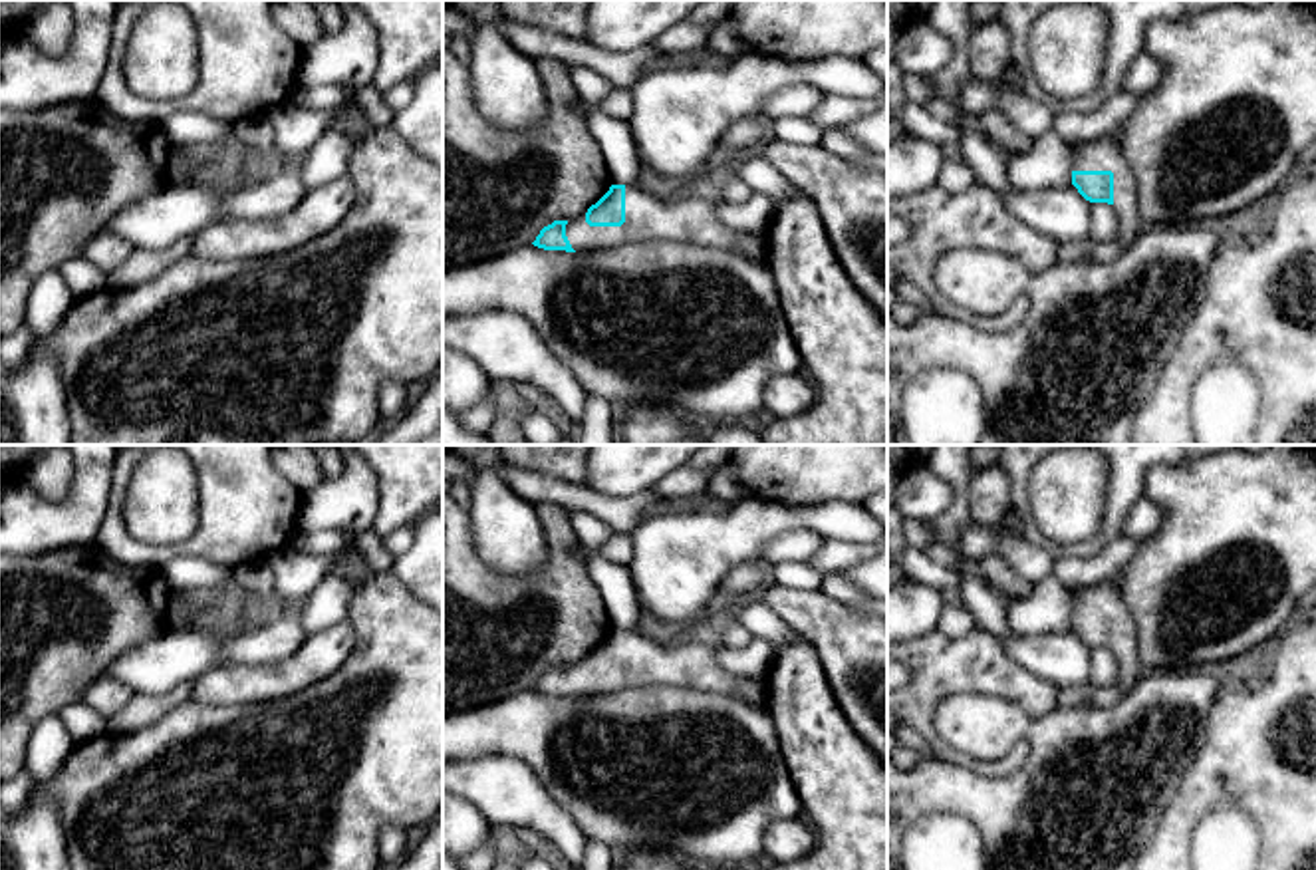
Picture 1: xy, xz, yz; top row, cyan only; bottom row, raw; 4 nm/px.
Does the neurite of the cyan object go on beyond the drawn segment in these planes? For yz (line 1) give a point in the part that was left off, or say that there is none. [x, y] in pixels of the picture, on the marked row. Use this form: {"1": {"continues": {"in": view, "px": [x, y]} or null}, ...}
{"1": {"continues": {"in": "yz", "px": [1104, 153]}}}

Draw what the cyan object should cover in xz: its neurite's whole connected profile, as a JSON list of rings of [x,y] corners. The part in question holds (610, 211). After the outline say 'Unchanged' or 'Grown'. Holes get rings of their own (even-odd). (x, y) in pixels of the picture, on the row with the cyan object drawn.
[[[647,183],[611,185],[586,215],[554,220],[532,244],[582,252],[661,238],[740,252],[740,232],[719,220],[717,207],[709,191],[669,195]]]. Grown

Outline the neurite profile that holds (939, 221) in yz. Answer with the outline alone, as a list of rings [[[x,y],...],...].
[[[975,183],[963,193],[947,193],[933,185],[931,189],[915,195],[889,195],[887,213],[897,215],[911,228],[907,240],[887,246],[887,266],[901,278],[913,282],[927,298],[929,310],[941,316],[967,316],[967,312],[941,294],[935,284],[933,268],[945,252],[957,248],[996,250],[1020,262],[1030,276],[1036,276],[1058,262],[1060,244],[1014,218],[1004,209],[1000,195],[981,183]]]

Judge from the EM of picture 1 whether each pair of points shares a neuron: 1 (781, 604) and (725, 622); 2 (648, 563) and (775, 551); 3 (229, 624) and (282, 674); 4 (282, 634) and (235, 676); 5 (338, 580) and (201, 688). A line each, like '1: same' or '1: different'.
1: different
2: different
3: different
4: different
5: different

